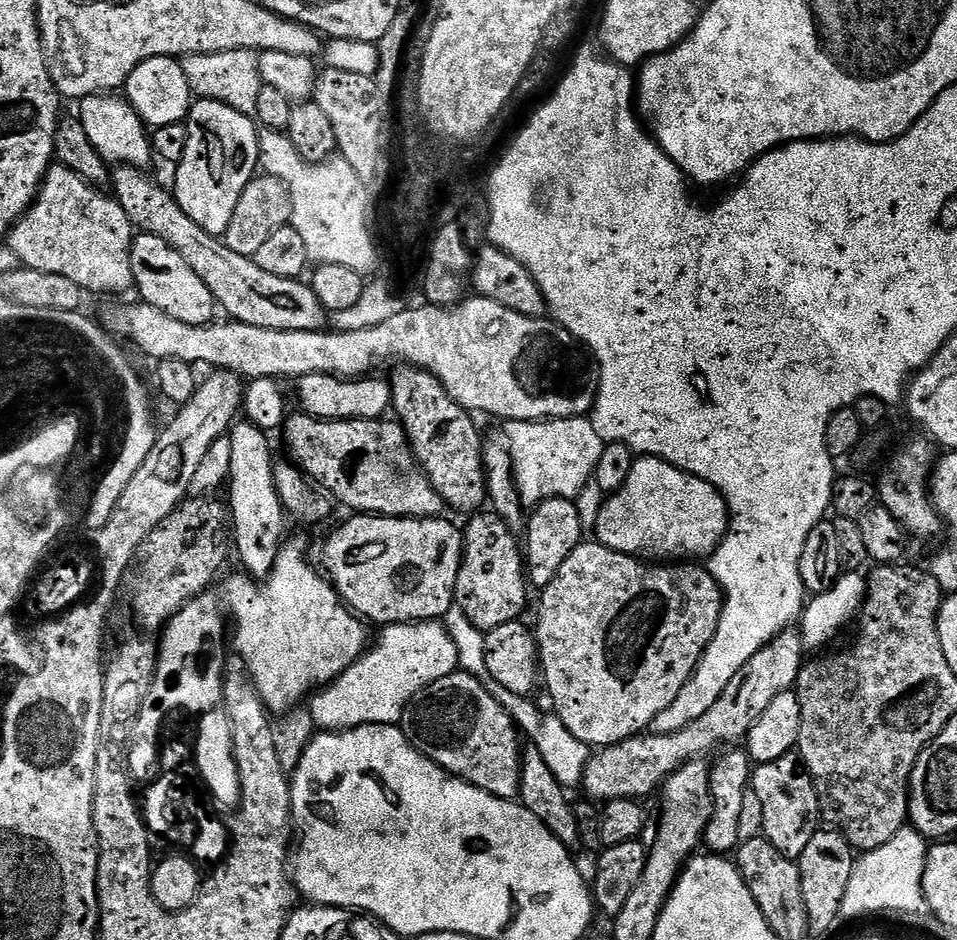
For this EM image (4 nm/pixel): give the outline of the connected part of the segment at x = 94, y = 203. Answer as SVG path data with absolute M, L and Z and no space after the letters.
M53 163L32 207L13 226L7 247L23 267L62 274L62 278L78 282L85 293L131 289L134 229L130 218L126 218L126 210L105 192L78 178L66 165Z

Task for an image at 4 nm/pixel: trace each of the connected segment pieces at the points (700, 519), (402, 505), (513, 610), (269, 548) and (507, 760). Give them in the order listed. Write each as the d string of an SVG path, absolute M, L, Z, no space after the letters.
M657 456L633 459L624 485L605 500L608 501L596 516L595 539L610 550L625 552L627 556L647 558L652 562L700 562L711 557L728 533L728 507L719 490L710 482L684 472Z
M296 410L296 413L289 418L284 424L284 444L288 447L291 463L295 464L313 484L319 486L333 501L345 504L352 514L367 514L370 516L415 516L423 518L426 516L440 516L445 511L446 505L444 500L438 494L434 486L428 480L428 476L417 463L417 458L412 452L412 447L409 444L408 436L404 431L401 423L395 419L381 418L379 420L323 420L322 418L314 418L309 412L303 410Z
M480 510L471 517L472 520L468 525L463 525L462 531L464 534L464 557L462 558L462 566L458 570L458 582L456 583L456 598L454 601L455 607L462 610L462 614L466 614L466 618L470 618L470 622L474 622L474 626L478 626L478 630L482 630L486 634L493 632L498 626L506 626L506 622L514 622L523 617L524 607L528 604L528 592L530 593L530 585L526 575L526 556L522 551L522 544L518 541L517 533L512 532L508 528L508 523L501 516L497 516L491 510Z
M251 422L240 423L233 423L227 433L230 442L230 474L227 483L232 484L232 489L228 492L228 500L226 499L227 507L230 509L230 536L234 541L235 555L237 552L241 562L244 563L243 571L253 578L266 578L272 572L274 562L278 558L280 545L286 540L286 535L284 536L286 513L280 495L276 493L276 483L272 474L274 459L272 460L272 448L268 445L269 433Z
M463 670L451 672L446 678L438 678L438 682L420 691L406 706L402 727L409 742L445 772L451 772L474 787L486 790L490 795L503 800L516 800L519 797L521 733L510 714L492 697L490 690L486 690L482 681L470 673Z

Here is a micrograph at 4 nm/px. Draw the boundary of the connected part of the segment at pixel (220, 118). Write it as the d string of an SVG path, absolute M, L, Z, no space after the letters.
M197 99L188 111L186 154L175 165L178 206L186 210L202 230L223 237L230 226L238 200L246 186L257 175L260 162L258 124L247 112L234 110L217 100Z

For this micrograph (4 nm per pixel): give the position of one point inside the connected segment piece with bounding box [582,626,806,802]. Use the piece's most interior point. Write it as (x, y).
(632, 768)

